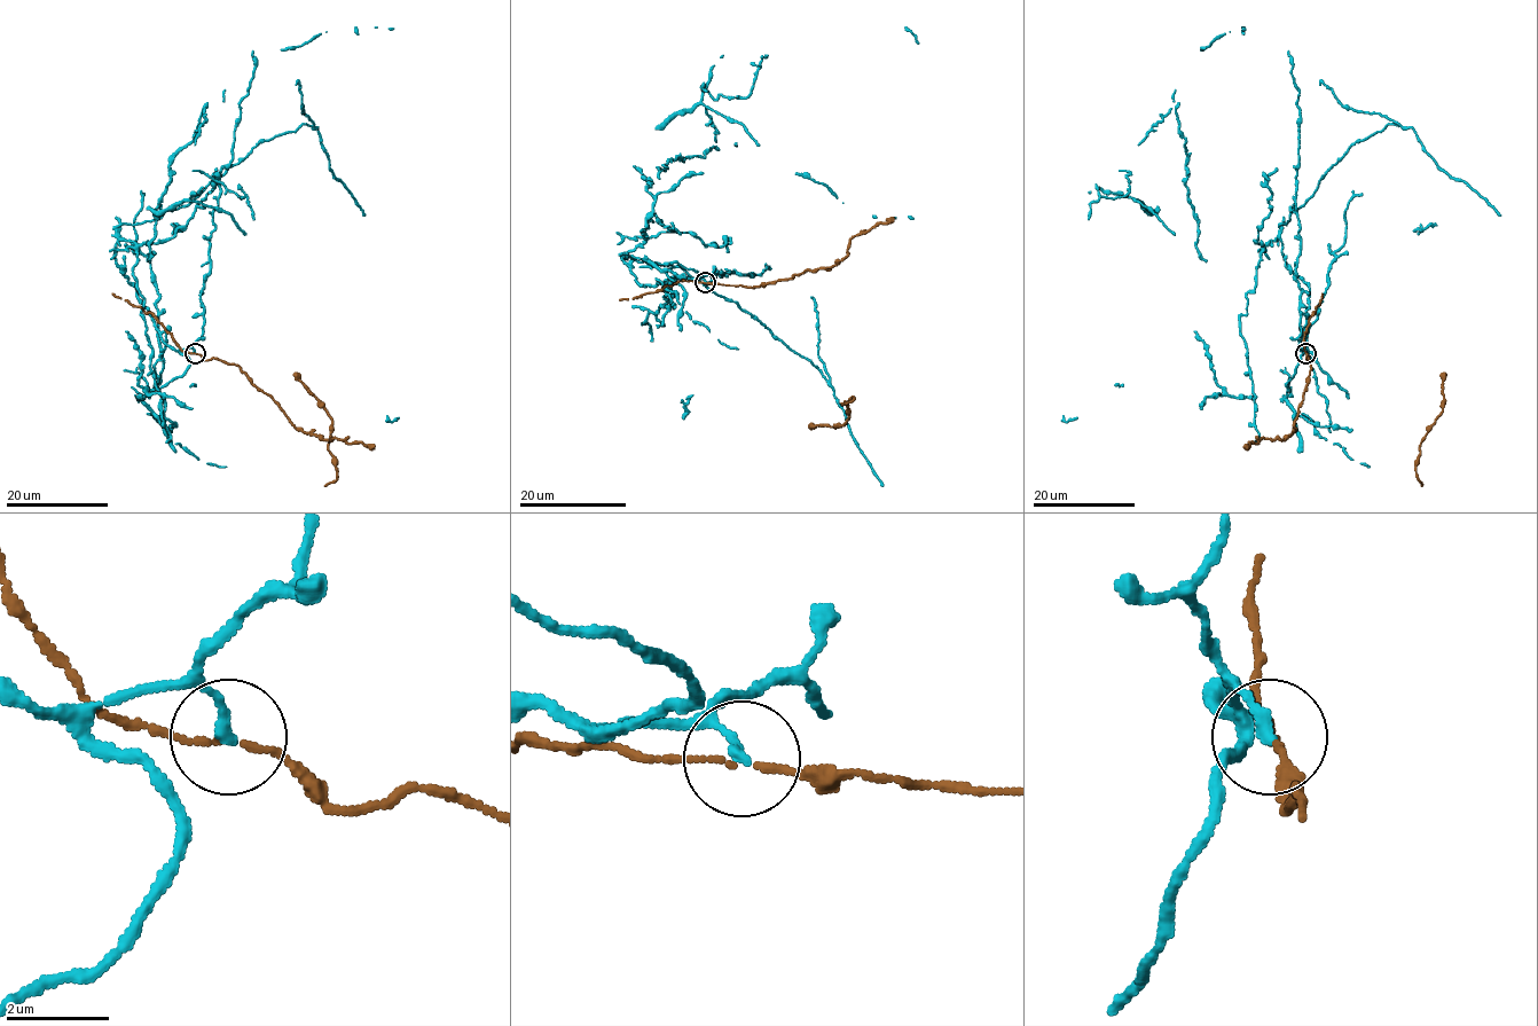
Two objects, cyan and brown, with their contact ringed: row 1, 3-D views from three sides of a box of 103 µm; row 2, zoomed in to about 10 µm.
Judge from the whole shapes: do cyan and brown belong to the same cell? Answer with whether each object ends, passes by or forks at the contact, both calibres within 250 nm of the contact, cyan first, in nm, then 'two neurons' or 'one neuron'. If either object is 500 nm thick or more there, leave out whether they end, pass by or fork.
cyan ends there; brown passes by; 240 nm thick on the cyan side, 100 nm on the other; two neurons

